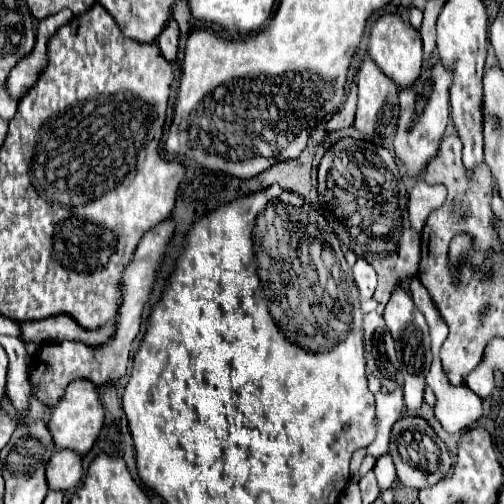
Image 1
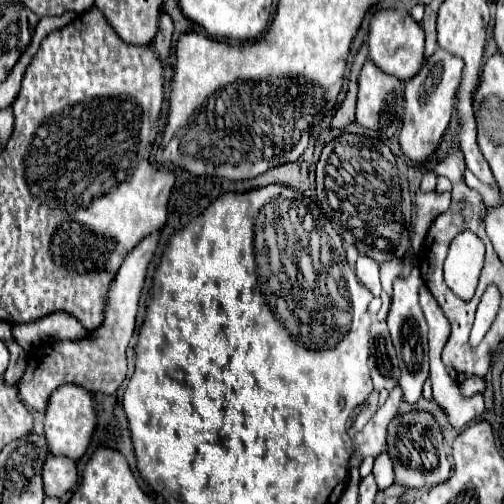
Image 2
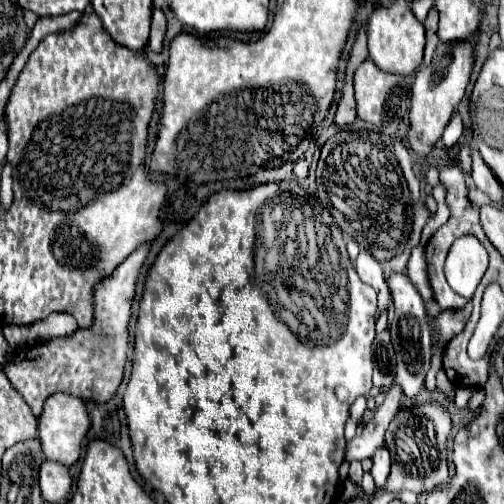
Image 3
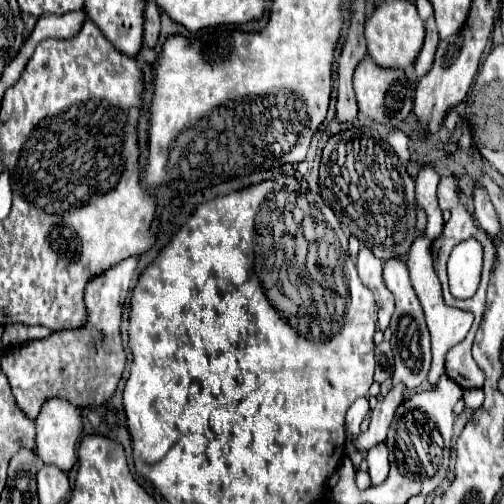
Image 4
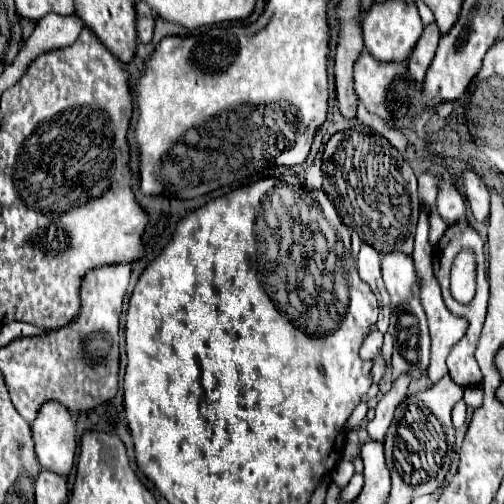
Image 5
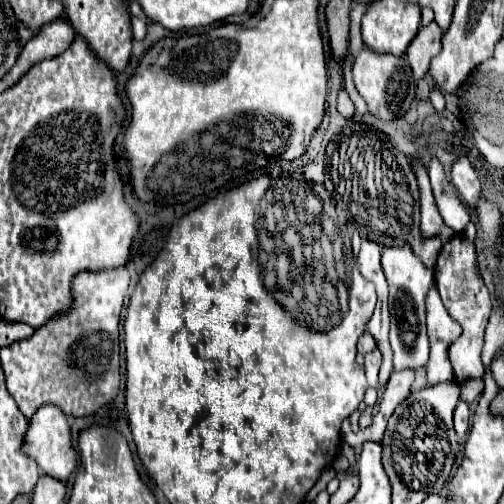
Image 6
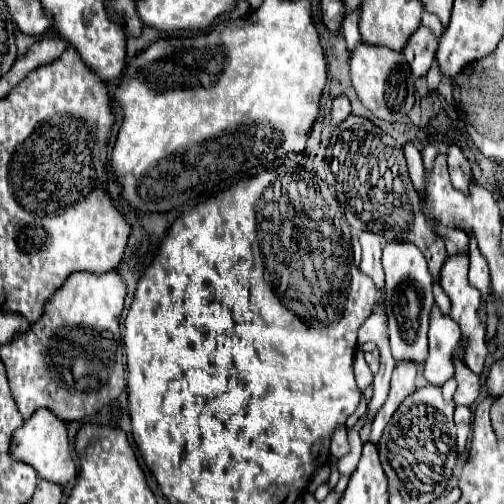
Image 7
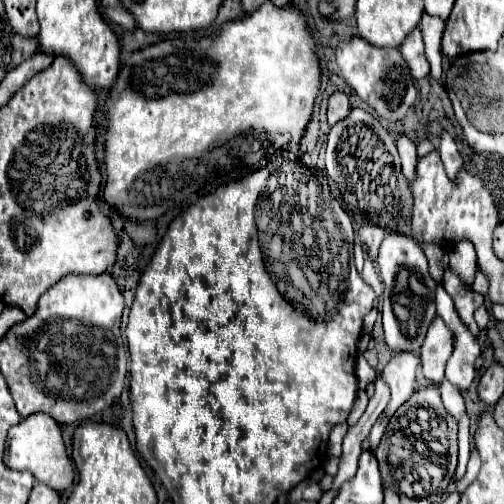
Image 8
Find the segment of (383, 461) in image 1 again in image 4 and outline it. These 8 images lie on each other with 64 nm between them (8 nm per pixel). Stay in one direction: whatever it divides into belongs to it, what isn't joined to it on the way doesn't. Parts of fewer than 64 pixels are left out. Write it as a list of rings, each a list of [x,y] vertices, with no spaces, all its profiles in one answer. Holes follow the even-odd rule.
[[[376,444],[376,448],[370,448],[366,452],[368,462],[368,476],[370,486],[380,486],[388,478],[388,448],[386,444]]]

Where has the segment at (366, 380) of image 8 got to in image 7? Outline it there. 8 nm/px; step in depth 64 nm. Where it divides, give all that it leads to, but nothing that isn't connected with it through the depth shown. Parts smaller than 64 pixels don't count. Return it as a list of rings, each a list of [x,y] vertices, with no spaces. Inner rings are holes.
[[[357,351],[355,354],[355,362],[354,362],[354,372],[355,379],[358,387],[361,391],[365,390],[367,387],[371,386],[373,383],[374,376],[365,361],[364,353],[361,351]]]

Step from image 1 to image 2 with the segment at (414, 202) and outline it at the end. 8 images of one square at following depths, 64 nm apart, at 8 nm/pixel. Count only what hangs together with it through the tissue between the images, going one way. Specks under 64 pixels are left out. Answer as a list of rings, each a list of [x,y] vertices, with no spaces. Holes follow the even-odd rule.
[[[416,192],[416,204],[418,204],[418,214],[416,214],[416,220],[414,220],[414,238],[412,238],[412,248],[414,252],[420,252],[422,250],[422,244],[424,244],[424,238],[426,238],[426,230],[432,222],[432,218],[438,214],[438,212],[444,212],[450,208],[450,194],[436,194],[436,192],[430,192],[430,194],[424,194],[424,192]]]

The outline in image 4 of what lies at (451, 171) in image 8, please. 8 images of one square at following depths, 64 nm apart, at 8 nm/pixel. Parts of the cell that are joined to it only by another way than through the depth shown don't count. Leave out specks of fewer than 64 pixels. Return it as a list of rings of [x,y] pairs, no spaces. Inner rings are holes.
[[[480,184],[474,186],[474,220],[488,232],[490,238],[496,238],[500,232],[500,222],[496,218],[494,206],[488,200],[488,192],[484,192],[484,188],[480,188]]]

